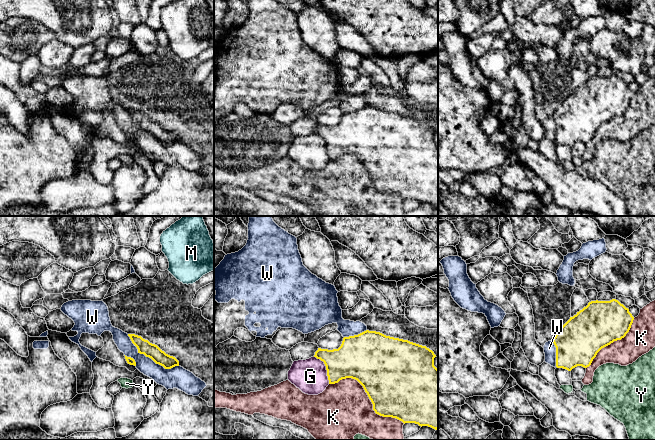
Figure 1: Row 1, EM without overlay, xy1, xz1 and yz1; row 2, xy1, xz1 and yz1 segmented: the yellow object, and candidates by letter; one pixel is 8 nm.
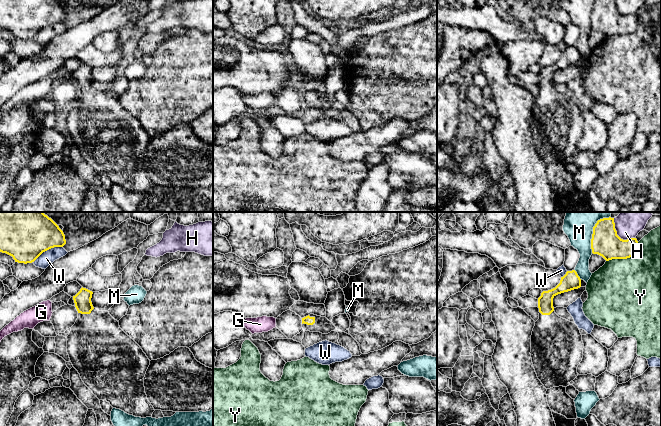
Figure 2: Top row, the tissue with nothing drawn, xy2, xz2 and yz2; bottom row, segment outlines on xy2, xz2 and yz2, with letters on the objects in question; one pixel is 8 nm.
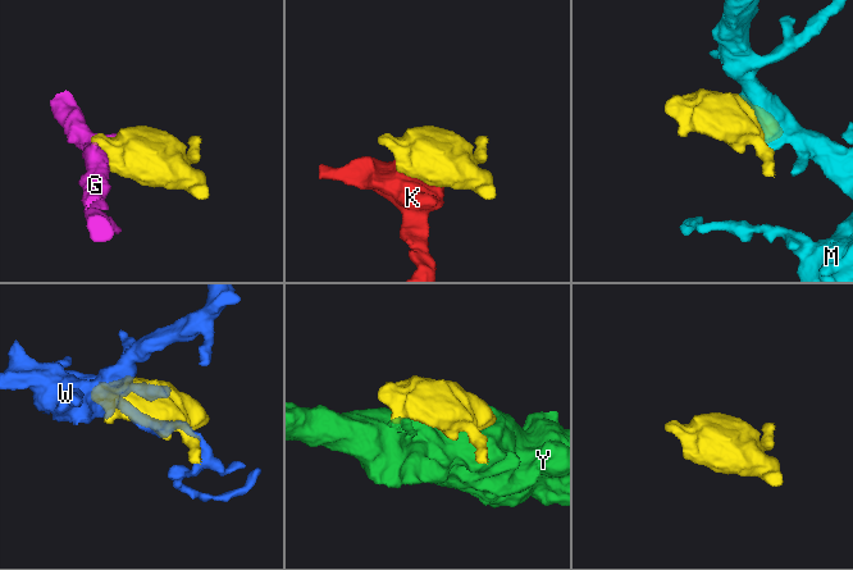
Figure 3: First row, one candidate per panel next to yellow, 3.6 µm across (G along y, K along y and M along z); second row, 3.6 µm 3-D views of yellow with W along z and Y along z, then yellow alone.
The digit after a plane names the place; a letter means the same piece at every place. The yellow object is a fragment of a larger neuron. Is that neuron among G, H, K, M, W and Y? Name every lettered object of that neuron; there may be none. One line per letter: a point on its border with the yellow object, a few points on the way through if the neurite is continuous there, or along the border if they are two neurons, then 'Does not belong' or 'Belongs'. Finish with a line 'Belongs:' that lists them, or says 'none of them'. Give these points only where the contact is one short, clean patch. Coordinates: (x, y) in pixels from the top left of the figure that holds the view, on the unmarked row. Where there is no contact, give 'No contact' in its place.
G: Touches yellow at xz1 (326, 144). Does not belong
H: Touches yellow at yz2 (620, 14). Boundary: yz2 (614, 0), (616, 9), (621, 14), (635, 14). Does not belong
K: Touches yellow at xz1 (368, 172). Does not belong
M: Touches yellow at yz2 (592, 14). Does not belong
W: Touches yellow at xy1 (150, 133). Does not belong
Y: Touches yellow at yz2 (626, 34). Does not belong
Belongs: none of them

